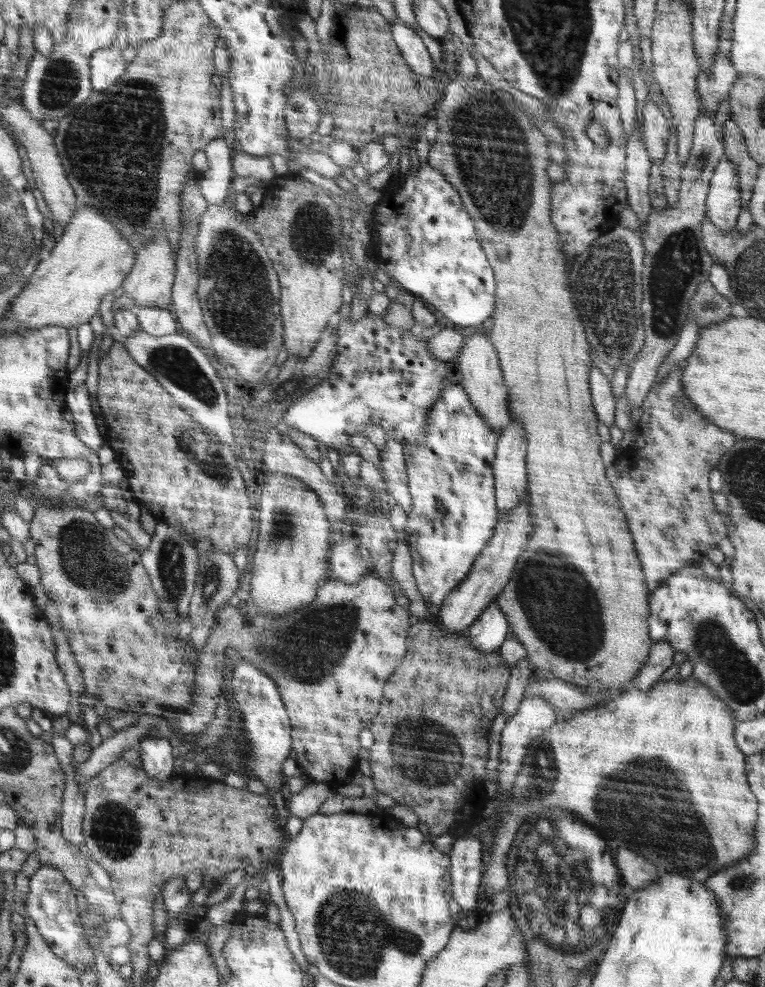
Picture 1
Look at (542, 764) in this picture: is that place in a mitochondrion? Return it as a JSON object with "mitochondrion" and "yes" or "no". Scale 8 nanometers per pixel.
{"mitochondrion":"yes"}

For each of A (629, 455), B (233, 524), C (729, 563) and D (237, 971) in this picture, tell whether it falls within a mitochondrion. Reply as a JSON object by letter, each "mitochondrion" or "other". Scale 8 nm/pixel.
{"A":"other","B":"other","C":"other","D":"other"}

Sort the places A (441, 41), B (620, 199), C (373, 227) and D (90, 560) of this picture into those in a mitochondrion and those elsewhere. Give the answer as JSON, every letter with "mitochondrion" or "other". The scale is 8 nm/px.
{"A":"other","B":"other","C":"other","D":"mitochondrion"}

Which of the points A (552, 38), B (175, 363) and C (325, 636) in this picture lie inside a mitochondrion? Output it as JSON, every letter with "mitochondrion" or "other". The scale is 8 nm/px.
{"A":"mitochondrion","B":"mitochondrion","C":"mitochondrion"}

